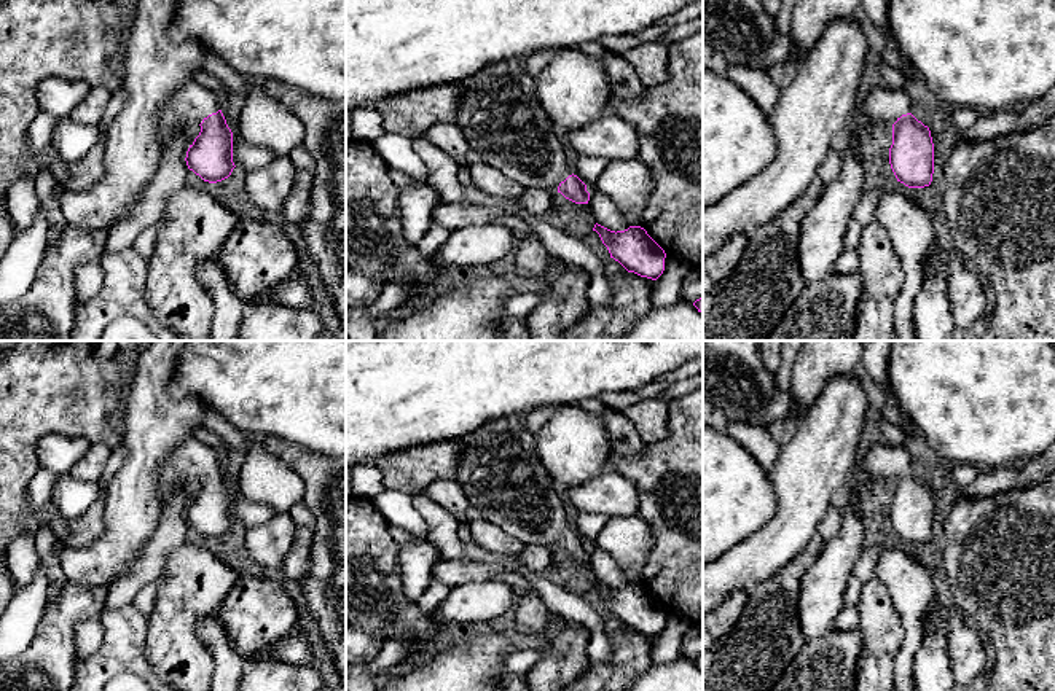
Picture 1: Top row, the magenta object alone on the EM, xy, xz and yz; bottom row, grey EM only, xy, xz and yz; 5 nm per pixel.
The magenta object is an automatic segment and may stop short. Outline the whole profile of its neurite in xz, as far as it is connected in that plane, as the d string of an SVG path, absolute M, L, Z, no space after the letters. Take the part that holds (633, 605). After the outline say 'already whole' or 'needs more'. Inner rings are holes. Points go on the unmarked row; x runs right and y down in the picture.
M594 581L607 603L610 615L618 618L628 629L657 637L665 627L665 607L641 583L629 583L625 588L610 588Z | already whole

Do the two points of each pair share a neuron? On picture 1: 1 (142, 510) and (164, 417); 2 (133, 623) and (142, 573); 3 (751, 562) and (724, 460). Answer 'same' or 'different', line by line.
1: same
2: different
3: different

